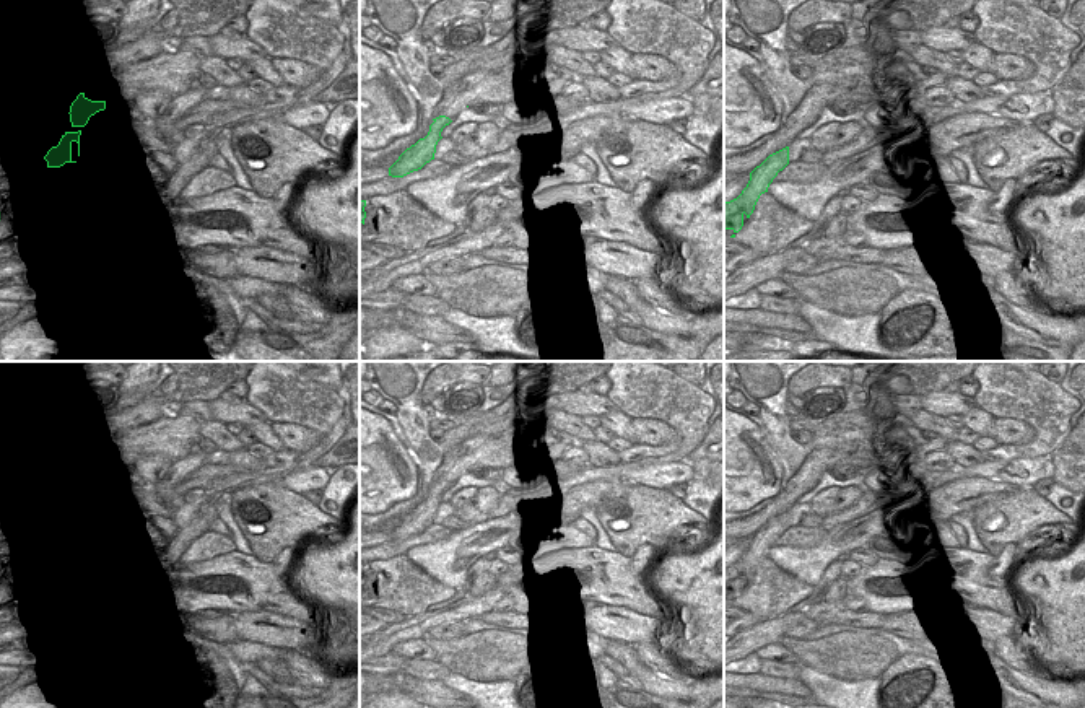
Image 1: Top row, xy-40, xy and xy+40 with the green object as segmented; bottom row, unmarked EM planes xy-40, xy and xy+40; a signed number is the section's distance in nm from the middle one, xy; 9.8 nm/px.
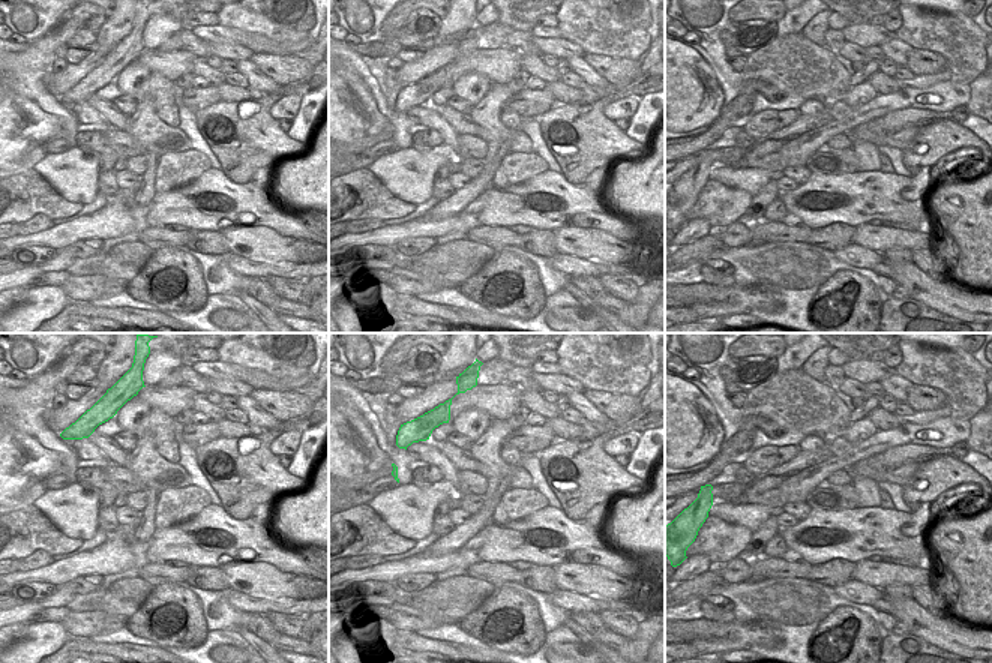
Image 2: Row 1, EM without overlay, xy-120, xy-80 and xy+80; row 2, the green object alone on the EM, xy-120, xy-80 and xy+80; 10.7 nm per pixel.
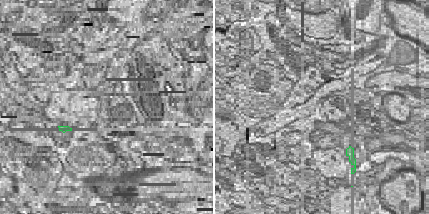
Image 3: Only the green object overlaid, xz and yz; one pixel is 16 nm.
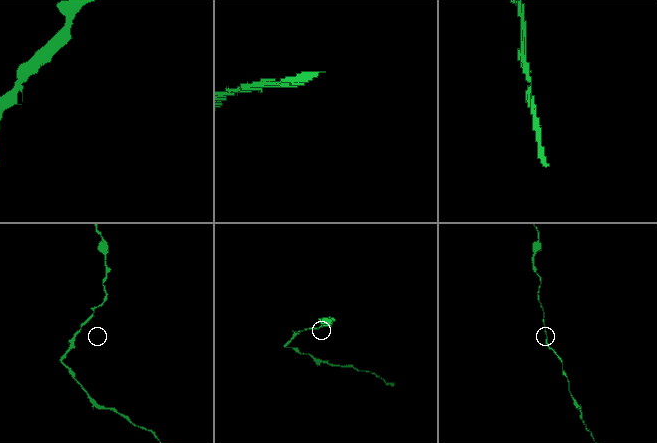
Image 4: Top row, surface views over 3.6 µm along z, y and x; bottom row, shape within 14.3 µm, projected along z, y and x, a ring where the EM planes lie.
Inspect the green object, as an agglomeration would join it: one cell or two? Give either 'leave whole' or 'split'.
leave whole

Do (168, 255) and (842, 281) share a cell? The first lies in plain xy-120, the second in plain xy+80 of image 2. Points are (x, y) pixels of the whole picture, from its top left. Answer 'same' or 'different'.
same

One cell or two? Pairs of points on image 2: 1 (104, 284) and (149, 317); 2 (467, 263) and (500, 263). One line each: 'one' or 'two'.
1: two
2: two

